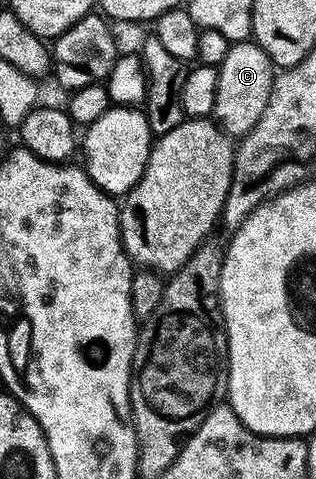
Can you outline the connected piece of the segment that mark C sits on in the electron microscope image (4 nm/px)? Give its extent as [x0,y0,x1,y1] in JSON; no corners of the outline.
[212,41,274,136]

